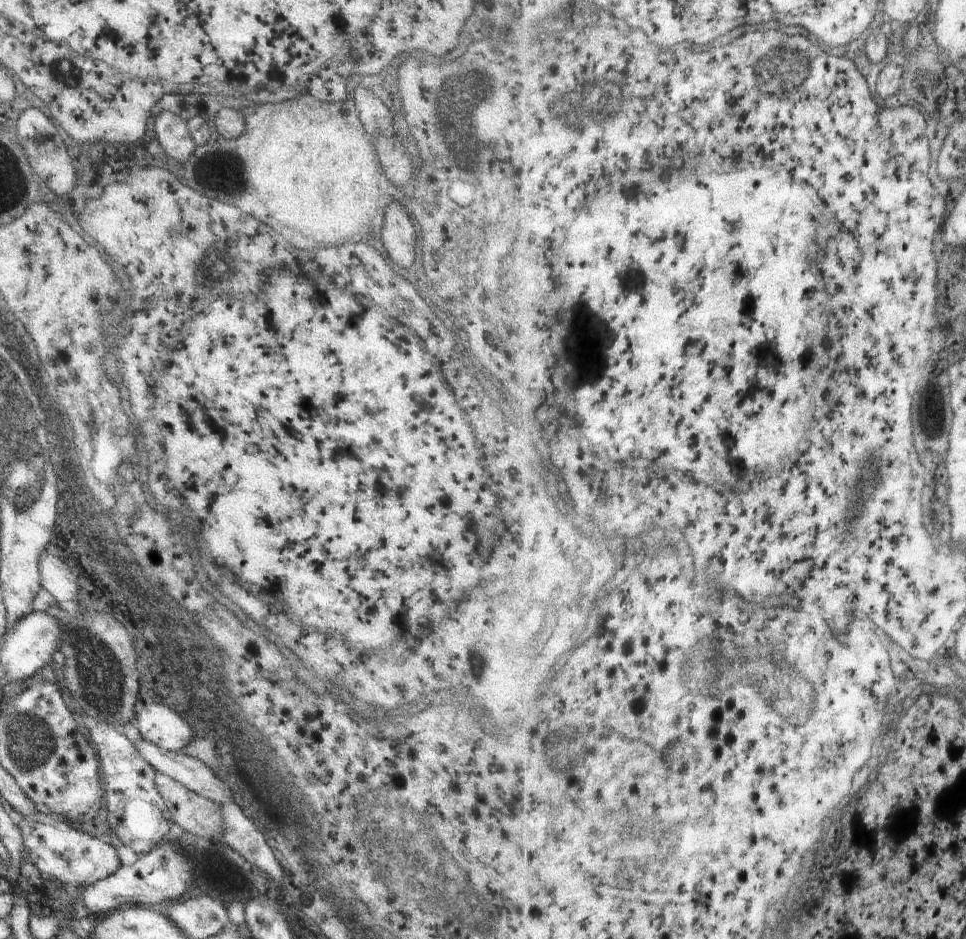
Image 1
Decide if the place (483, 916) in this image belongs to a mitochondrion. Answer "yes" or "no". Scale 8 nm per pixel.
yes

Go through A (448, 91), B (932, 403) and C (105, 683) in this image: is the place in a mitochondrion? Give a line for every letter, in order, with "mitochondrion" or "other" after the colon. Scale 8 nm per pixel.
A: mitochondrion
B: mitochondrion
C: mitochondrion

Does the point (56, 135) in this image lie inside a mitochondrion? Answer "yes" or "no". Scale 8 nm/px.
no

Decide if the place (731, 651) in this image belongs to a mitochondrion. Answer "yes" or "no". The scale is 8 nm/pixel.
yes

